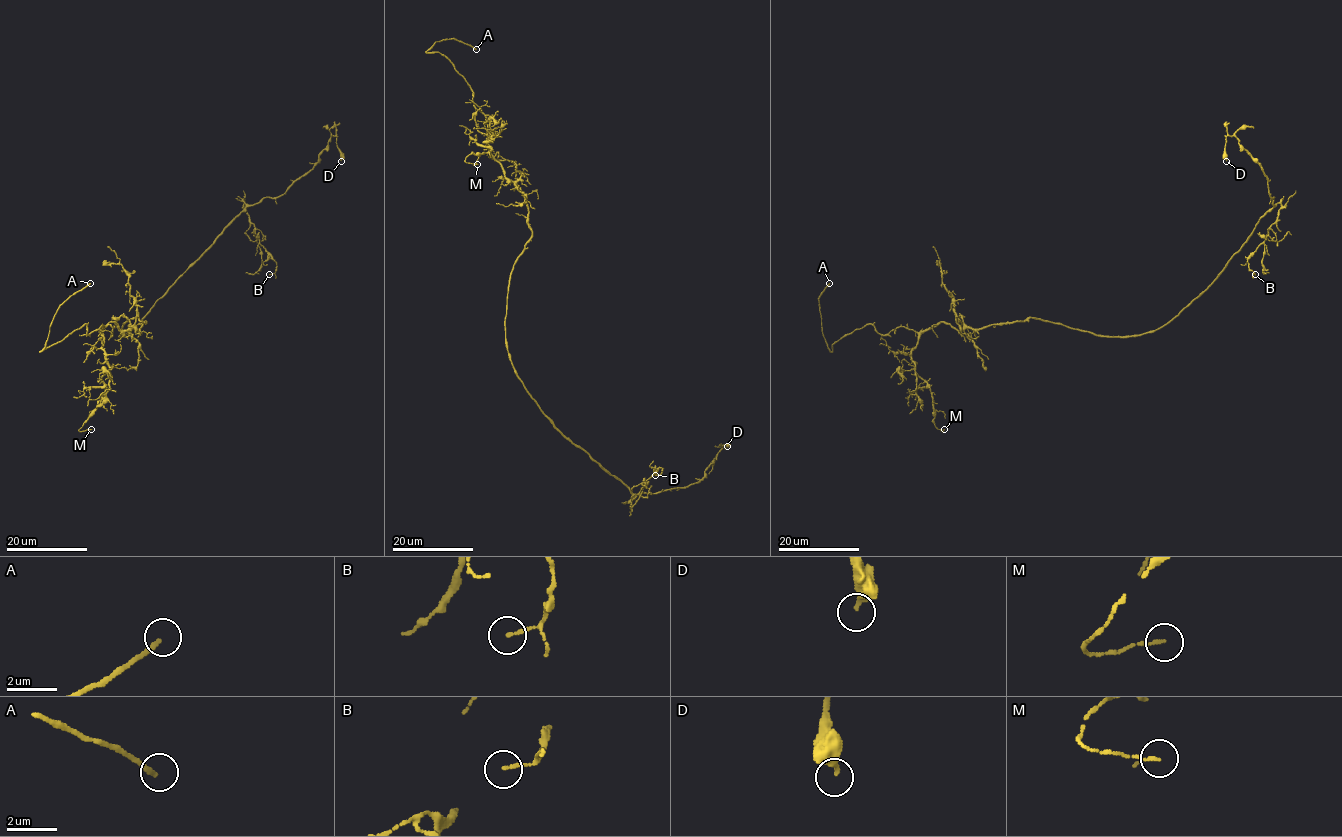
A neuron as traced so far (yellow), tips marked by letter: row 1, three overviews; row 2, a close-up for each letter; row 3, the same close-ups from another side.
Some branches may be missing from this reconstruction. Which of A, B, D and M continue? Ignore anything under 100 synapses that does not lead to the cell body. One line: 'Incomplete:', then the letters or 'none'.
Incomplete: A

